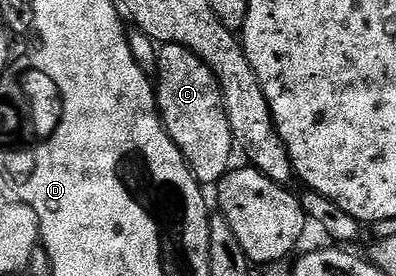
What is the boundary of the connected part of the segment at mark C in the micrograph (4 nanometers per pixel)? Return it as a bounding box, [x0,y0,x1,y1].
[154,43,234,185]

